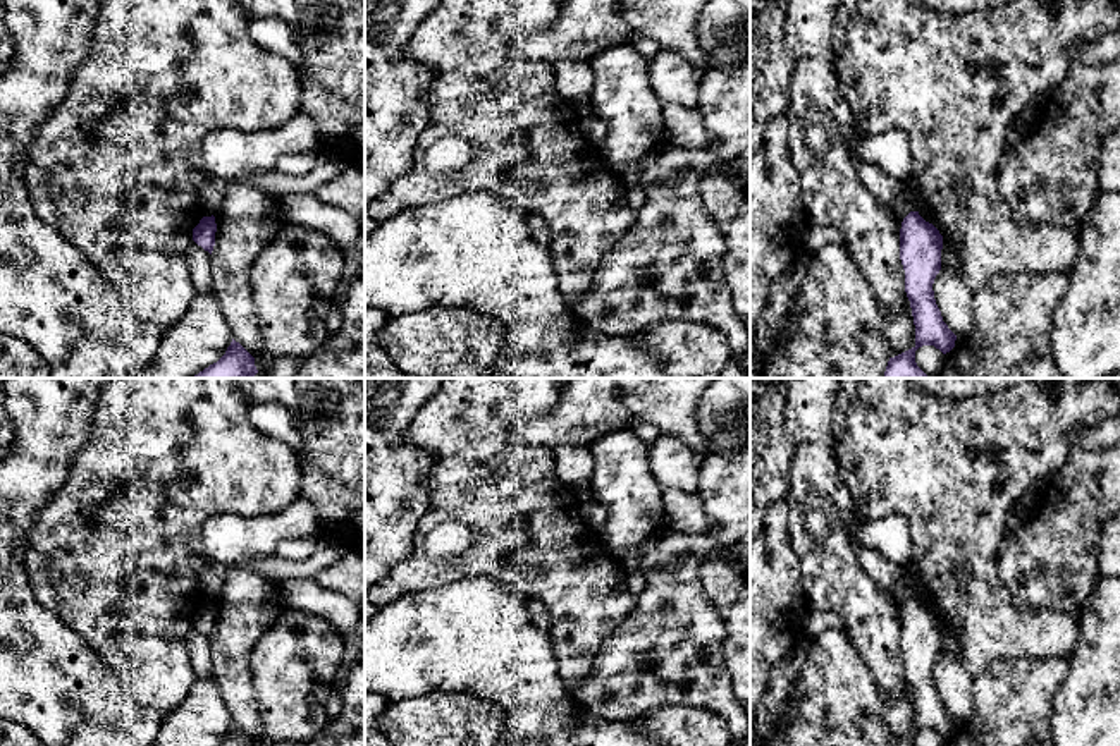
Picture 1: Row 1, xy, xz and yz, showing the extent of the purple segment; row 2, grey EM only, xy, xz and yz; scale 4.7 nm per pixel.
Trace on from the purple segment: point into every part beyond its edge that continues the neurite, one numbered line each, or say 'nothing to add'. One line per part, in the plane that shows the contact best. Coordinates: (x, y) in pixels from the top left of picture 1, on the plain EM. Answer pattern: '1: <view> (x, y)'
nothing to add

